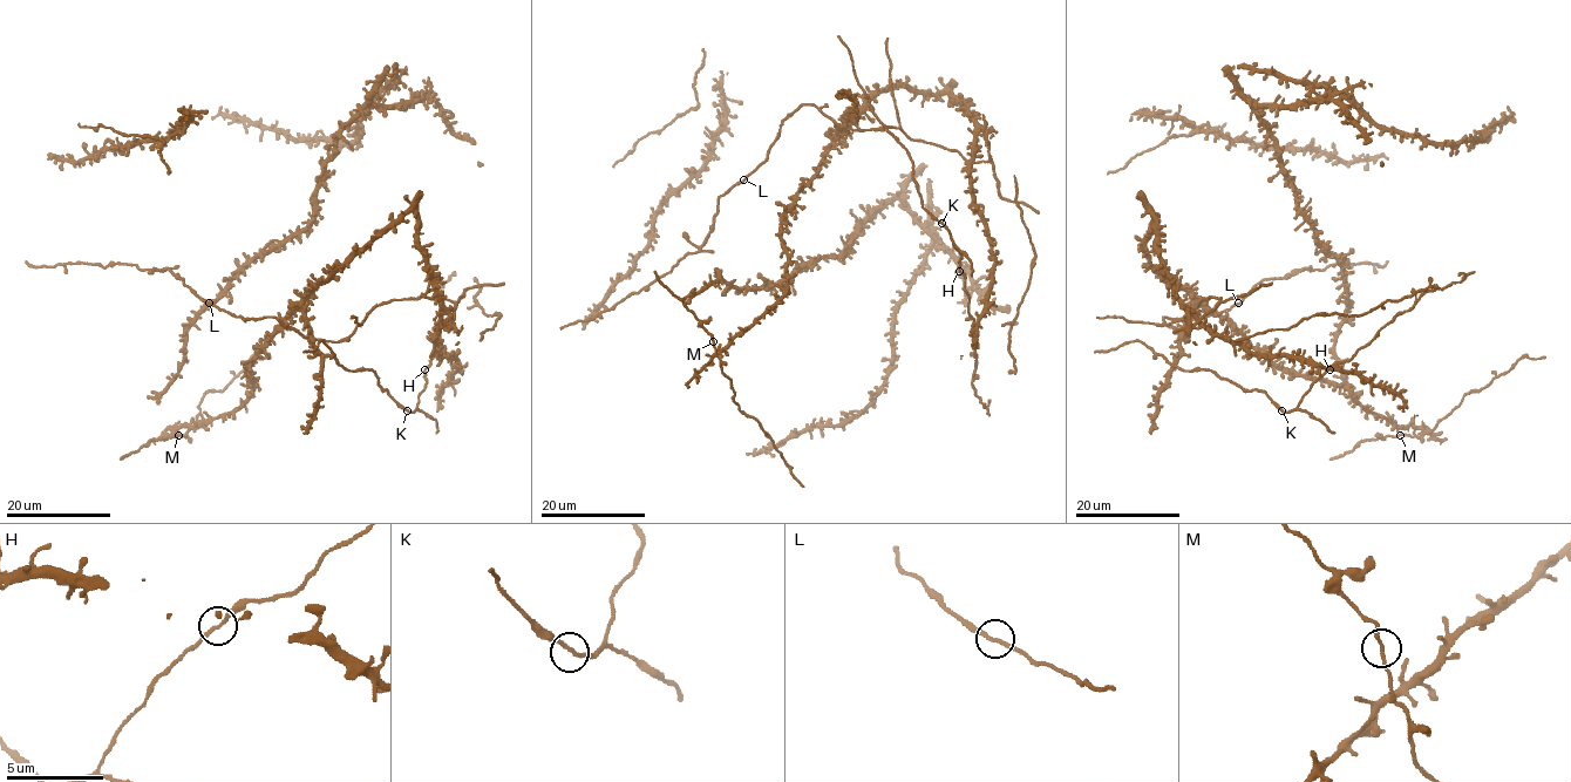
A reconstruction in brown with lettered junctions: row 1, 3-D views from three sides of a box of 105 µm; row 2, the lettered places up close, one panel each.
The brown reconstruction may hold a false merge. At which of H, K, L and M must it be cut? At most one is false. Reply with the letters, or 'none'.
none

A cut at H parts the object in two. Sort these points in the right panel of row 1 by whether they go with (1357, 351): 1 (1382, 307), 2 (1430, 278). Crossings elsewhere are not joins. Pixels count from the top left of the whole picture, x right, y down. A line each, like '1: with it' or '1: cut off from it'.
1: cut off from it
2: cut off from it

